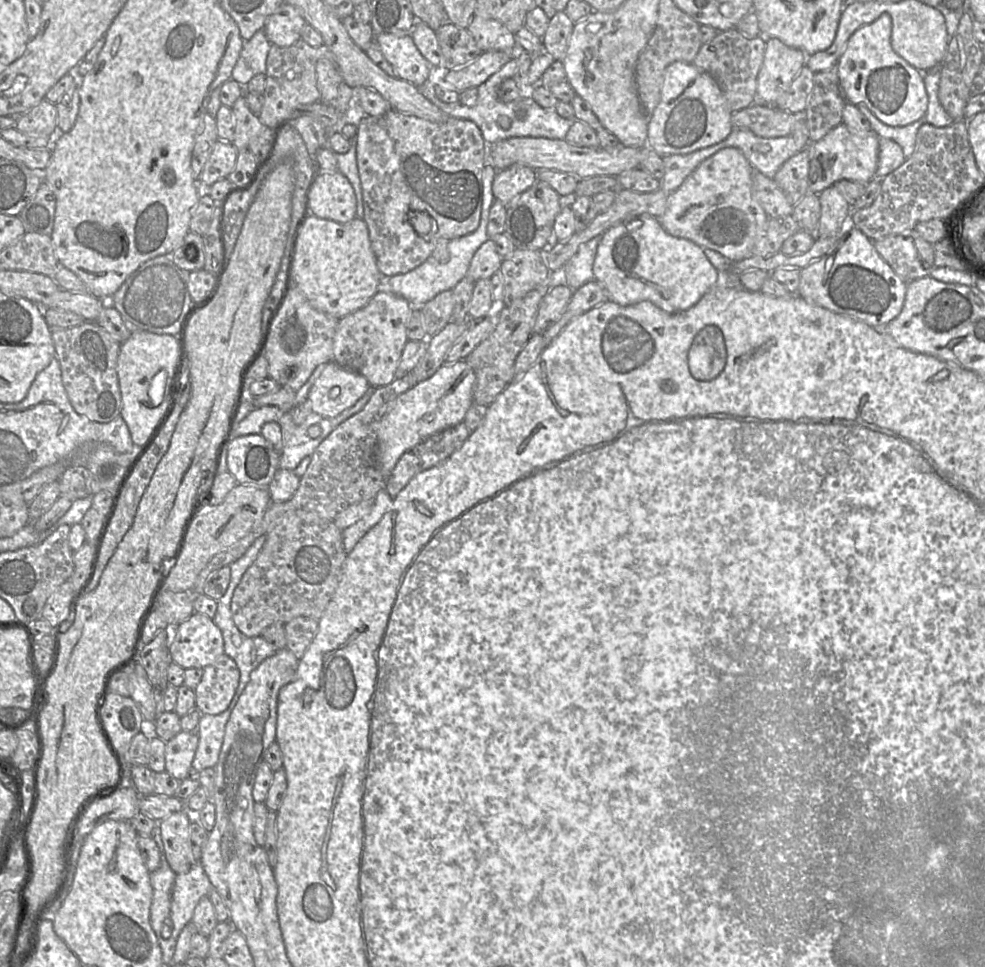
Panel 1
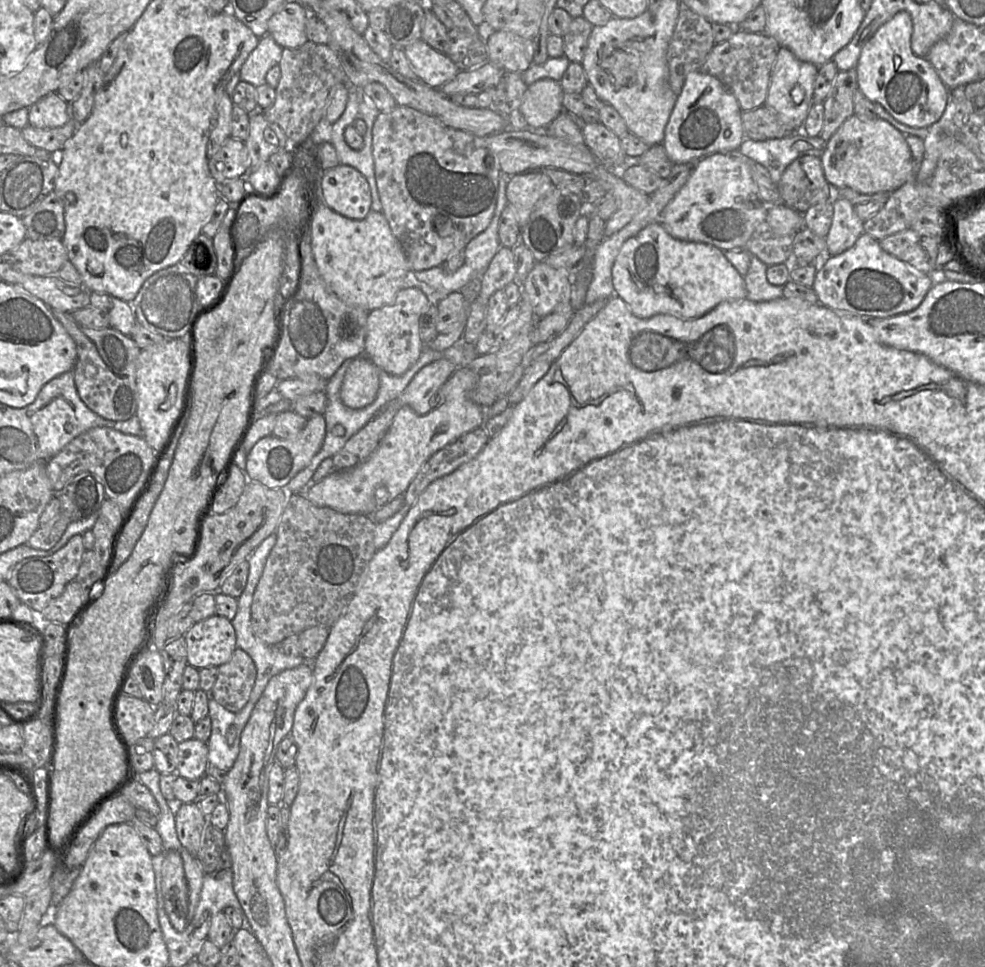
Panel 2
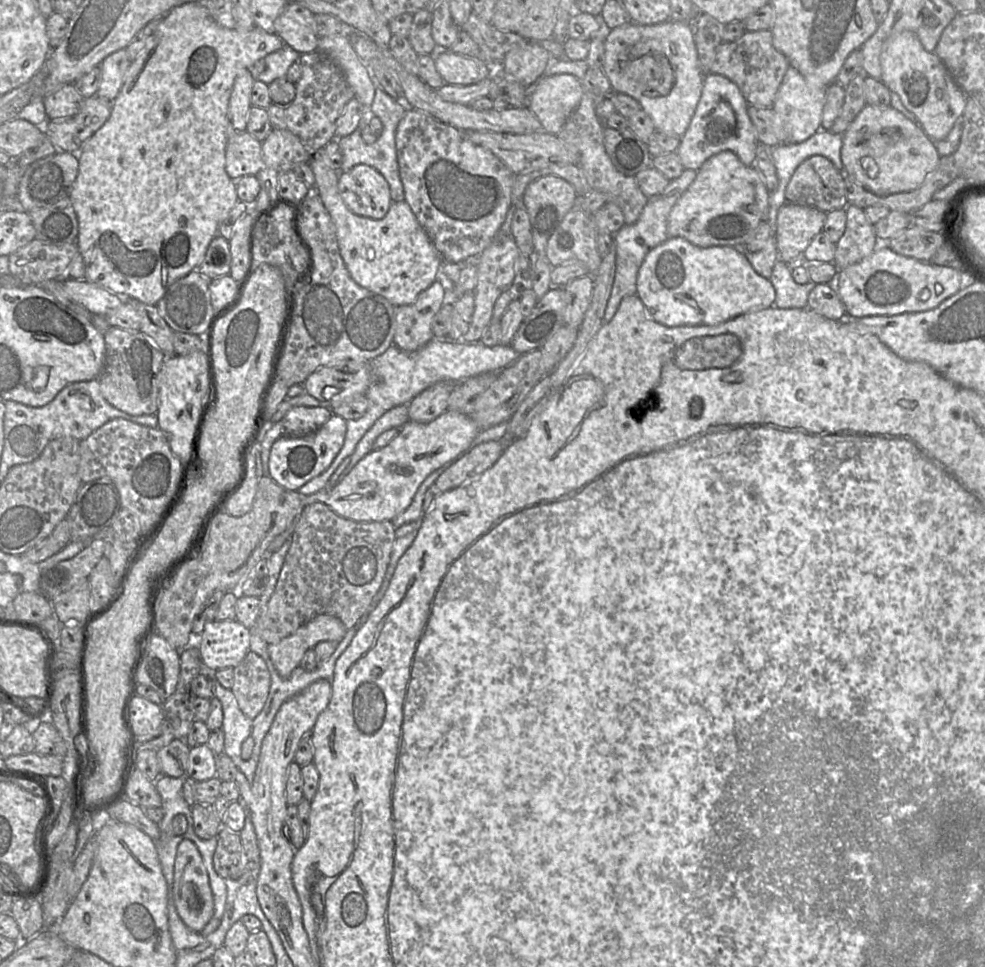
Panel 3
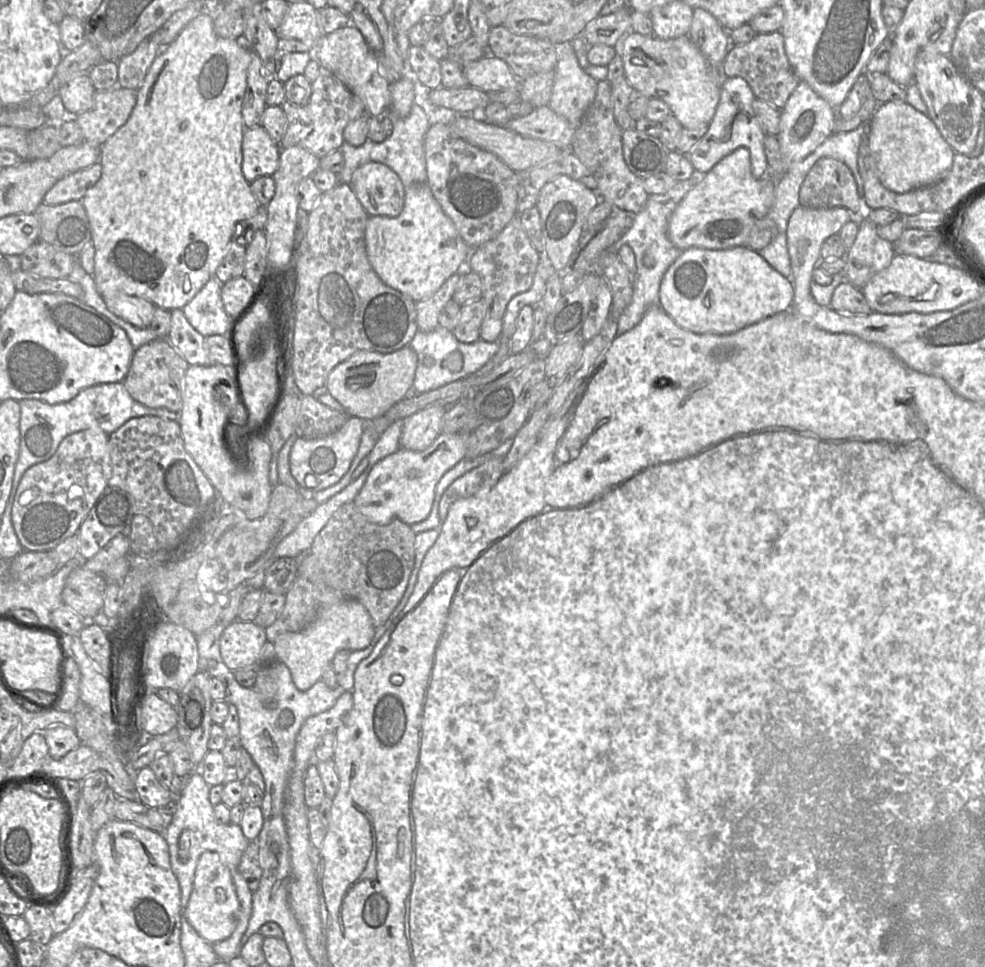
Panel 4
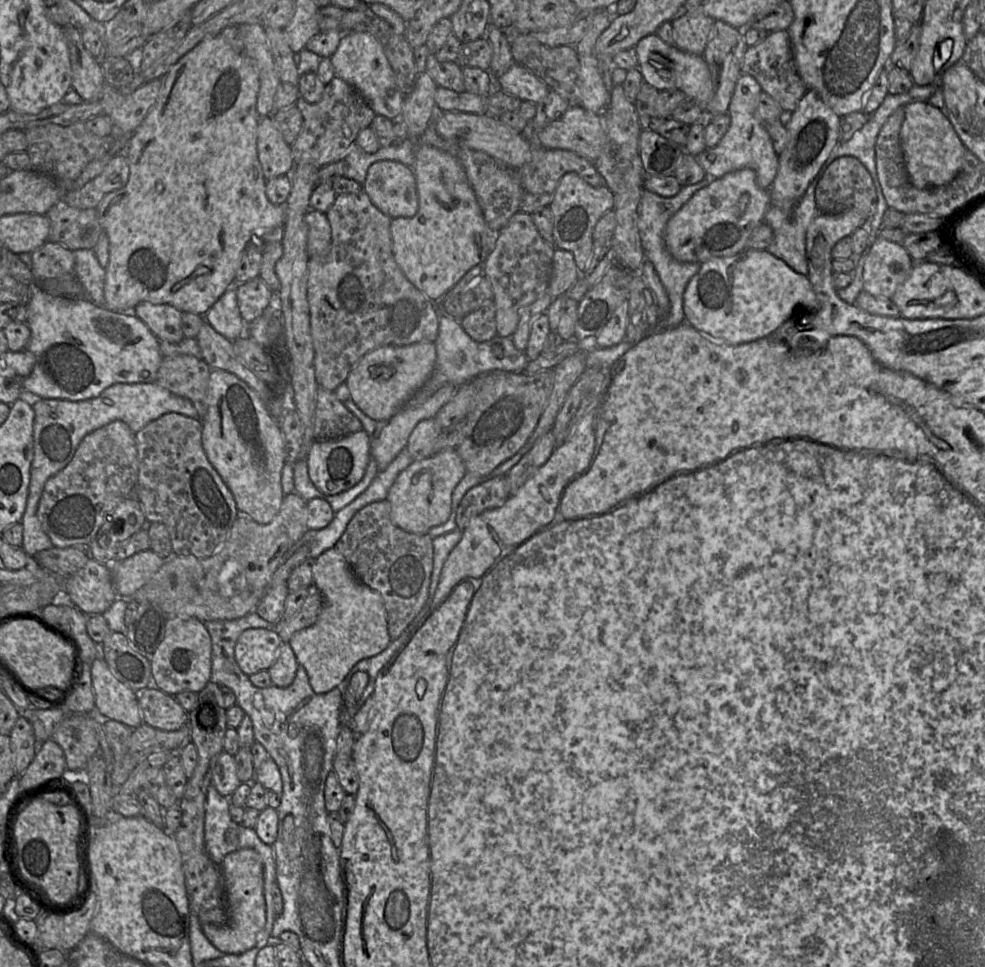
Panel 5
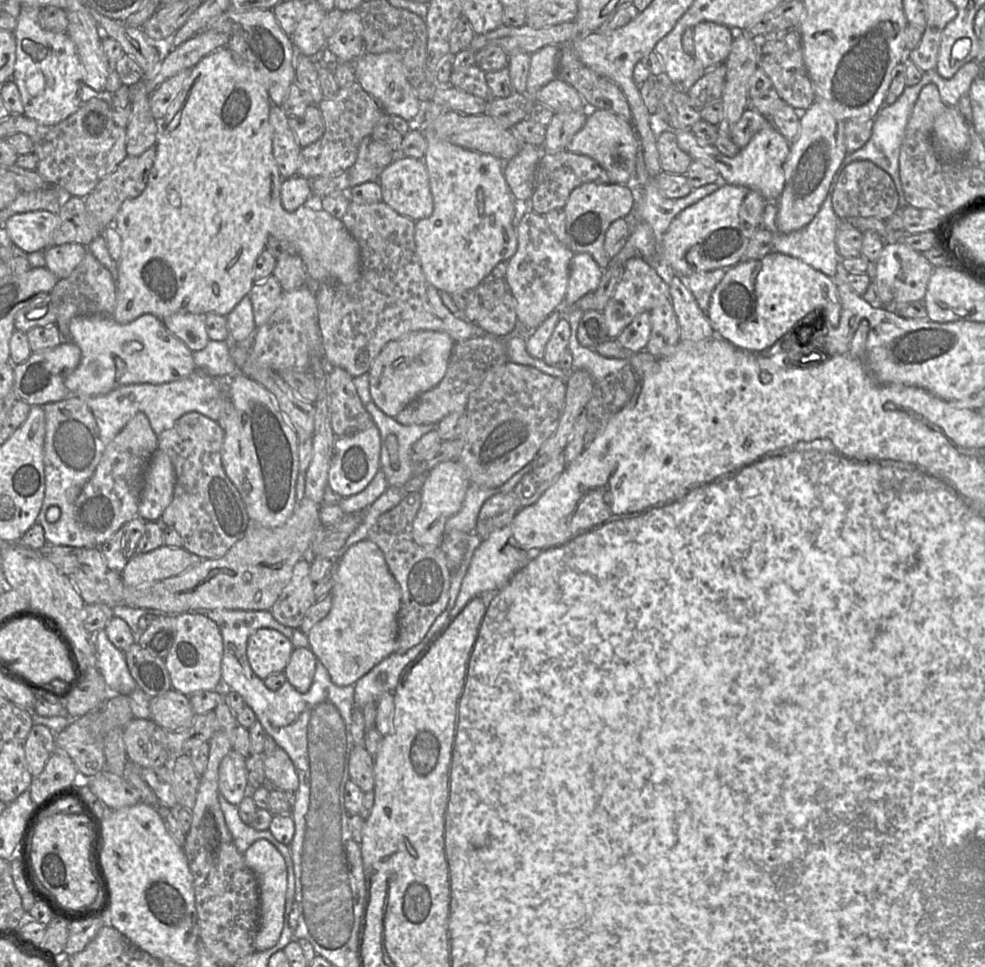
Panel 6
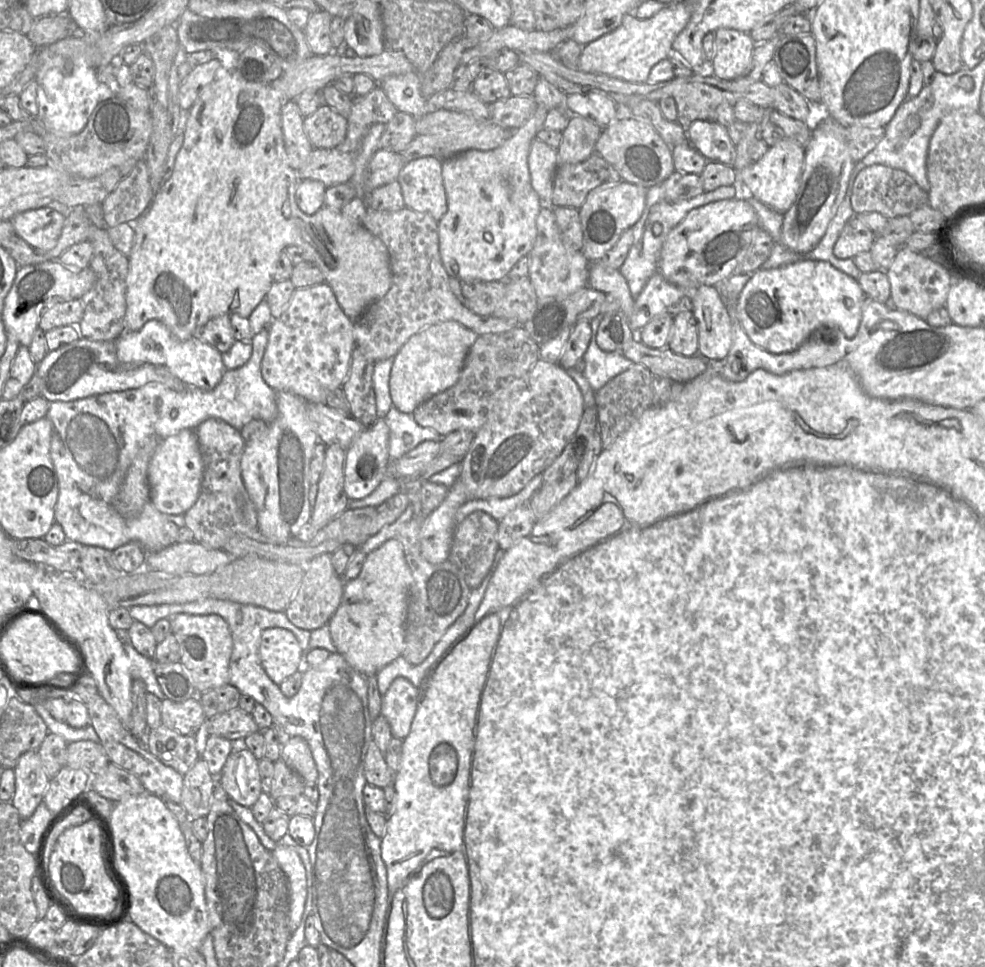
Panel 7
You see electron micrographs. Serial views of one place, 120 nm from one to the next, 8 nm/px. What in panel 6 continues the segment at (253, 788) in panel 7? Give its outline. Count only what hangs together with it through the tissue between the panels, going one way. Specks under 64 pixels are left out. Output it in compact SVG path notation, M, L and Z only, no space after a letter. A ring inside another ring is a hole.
M233 750L222 759L219 765L218 790L229 803L236 806L250 792L245 758Z

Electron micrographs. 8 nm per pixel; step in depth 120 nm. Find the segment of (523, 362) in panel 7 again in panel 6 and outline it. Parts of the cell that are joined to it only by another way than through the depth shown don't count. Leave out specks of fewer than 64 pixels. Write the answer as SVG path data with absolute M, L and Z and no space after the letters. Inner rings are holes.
M484 335L454 344L446 373L440 383L410 402L394 418L403 425L439 423L454 412L466 412L469 395L480 385L493 367L509 363L507 336Z

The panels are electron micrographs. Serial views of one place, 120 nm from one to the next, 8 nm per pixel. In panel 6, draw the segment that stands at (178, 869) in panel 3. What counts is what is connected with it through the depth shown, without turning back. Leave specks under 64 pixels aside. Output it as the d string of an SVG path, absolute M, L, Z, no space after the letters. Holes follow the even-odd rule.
M266 840L254 842L243 853L245 864L258 879L259 885L259 927L254 938L255 951L274 946L284 927L288 890L288 869L284 857L273 844Z

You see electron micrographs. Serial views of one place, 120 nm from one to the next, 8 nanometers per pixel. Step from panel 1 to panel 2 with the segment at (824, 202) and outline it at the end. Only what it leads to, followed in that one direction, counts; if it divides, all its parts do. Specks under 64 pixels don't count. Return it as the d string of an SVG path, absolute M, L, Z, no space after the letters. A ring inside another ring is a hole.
M846 199L833 202L833 218L830 230L825 237L826 252L835 256L852 247L864 233L864 222L855 212L854 205Z

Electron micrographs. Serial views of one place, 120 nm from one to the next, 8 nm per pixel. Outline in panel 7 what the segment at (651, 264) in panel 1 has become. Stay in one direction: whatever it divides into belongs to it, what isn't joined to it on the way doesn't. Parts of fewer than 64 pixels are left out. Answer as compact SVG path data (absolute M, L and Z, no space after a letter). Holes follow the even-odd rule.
M806 259L751 274L737 298L736 317L755 345L774 354L790 353L814 333L820 333L823 342L835 338L835 330L853 338L865 298L857 279L828 262Z

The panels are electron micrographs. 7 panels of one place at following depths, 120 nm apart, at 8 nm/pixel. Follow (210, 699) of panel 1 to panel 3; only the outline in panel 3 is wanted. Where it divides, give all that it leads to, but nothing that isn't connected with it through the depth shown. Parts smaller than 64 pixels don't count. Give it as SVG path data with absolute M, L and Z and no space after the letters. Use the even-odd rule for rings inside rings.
M249 651L243 661L234 667L231 687L241 711L254 719L263 709L271 686L271 676L266 662Z

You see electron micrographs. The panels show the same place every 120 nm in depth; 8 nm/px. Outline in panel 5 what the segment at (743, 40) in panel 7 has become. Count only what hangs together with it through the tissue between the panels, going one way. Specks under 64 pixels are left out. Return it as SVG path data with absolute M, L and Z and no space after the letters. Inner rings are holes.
M681 11L671 21L674 45L686 52L702 56L714 21L701 13Z

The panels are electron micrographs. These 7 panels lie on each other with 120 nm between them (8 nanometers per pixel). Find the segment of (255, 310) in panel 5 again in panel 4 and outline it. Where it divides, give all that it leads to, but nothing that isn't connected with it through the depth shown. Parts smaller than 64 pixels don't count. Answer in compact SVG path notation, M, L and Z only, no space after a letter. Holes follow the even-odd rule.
M239 276L222 284L221 299L226 313L234 321L240 318L260 296L267 295L245 277Z

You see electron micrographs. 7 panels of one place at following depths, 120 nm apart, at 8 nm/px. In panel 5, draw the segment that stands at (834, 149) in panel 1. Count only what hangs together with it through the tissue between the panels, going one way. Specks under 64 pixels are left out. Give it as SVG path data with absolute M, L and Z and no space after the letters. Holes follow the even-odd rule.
M913 101L903 107L900 144L911 183L918 189L948 184L960 173L964 144L943 111L928 102Z

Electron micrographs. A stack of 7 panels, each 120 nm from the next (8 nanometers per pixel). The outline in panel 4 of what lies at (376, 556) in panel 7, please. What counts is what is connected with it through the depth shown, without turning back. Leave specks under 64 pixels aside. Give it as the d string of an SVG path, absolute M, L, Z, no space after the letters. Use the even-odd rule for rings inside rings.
M314 584L318 599L318 614L305 629L279 636L273 643L276 660L285 664L297 689L306 691L321 680L337 652L358 651L371 646L377 629L366 608L358 601L346 598L326 584Z

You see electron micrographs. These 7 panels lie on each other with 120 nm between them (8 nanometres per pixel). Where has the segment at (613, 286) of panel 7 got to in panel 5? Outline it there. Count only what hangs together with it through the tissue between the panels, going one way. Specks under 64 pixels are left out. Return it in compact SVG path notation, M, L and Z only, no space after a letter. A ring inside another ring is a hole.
M556 249L553 255L553 267L548 292L554 298L566 294L580 277L574 256L571 252Z

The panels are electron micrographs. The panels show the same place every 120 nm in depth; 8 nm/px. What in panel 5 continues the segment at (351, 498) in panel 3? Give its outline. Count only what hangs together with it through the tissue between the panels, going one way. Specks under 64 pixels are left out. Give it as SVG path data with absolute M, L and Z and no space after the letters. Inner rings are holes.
M445 449L413 462L402 471L388 491L392 522L414 534L428 534L433 527L444 524L453 513L452 494L467 473L456 449Z

